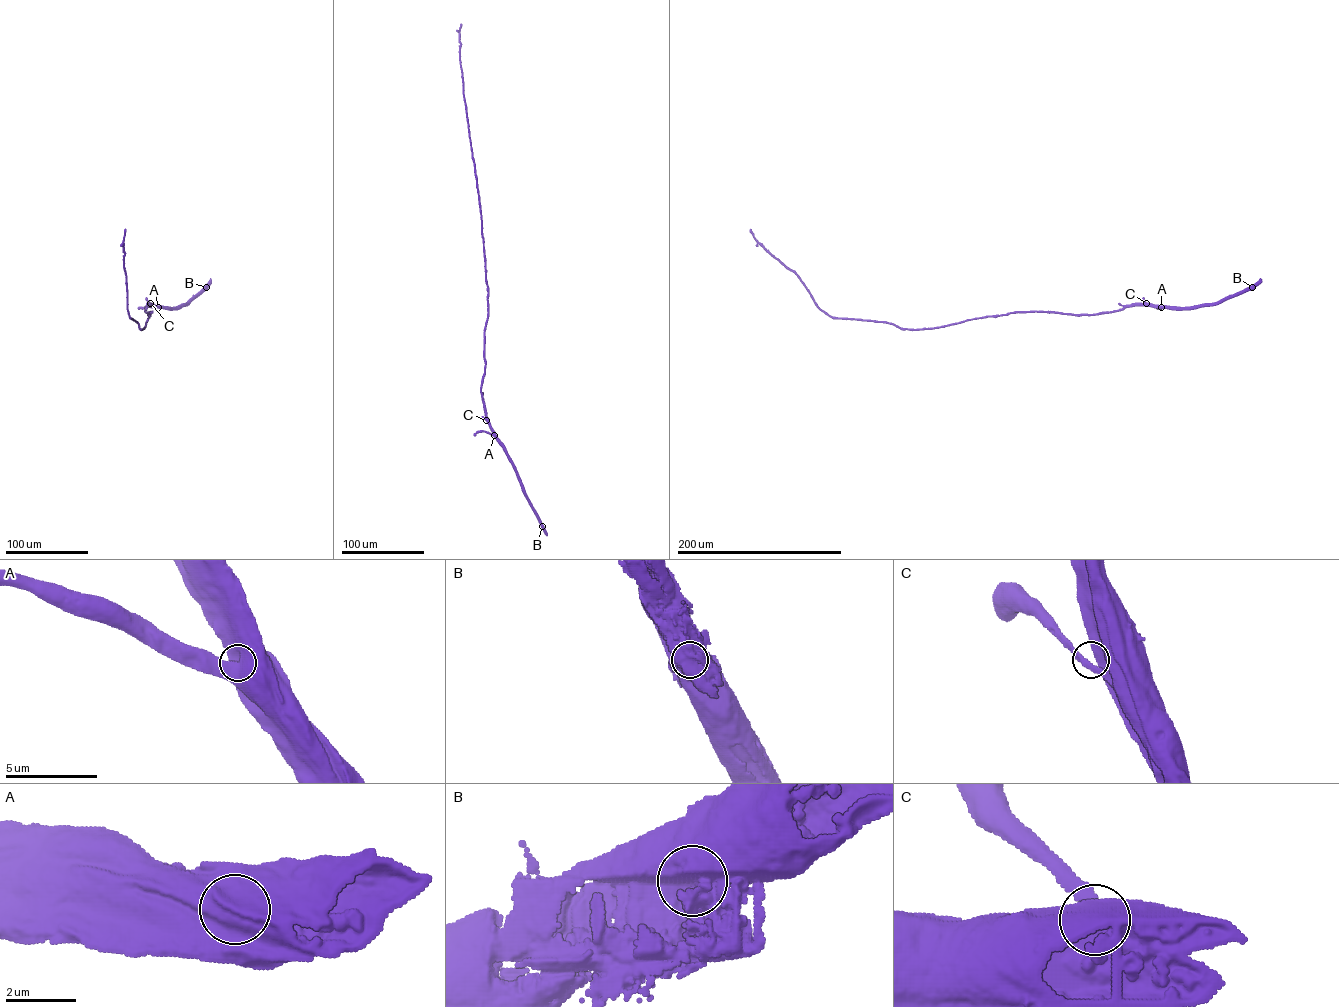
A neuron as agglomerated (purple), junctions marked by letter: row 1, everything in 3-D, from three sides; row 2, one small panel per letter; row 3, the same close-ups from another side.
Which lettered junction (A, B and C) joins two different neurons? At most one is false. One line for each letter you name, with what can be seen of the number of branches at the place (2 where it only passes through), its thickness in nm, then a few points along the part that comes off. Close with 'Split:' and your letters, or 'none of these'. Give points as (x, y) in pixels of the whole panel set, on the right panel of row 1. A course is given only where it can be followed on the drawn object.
Split: none of these

